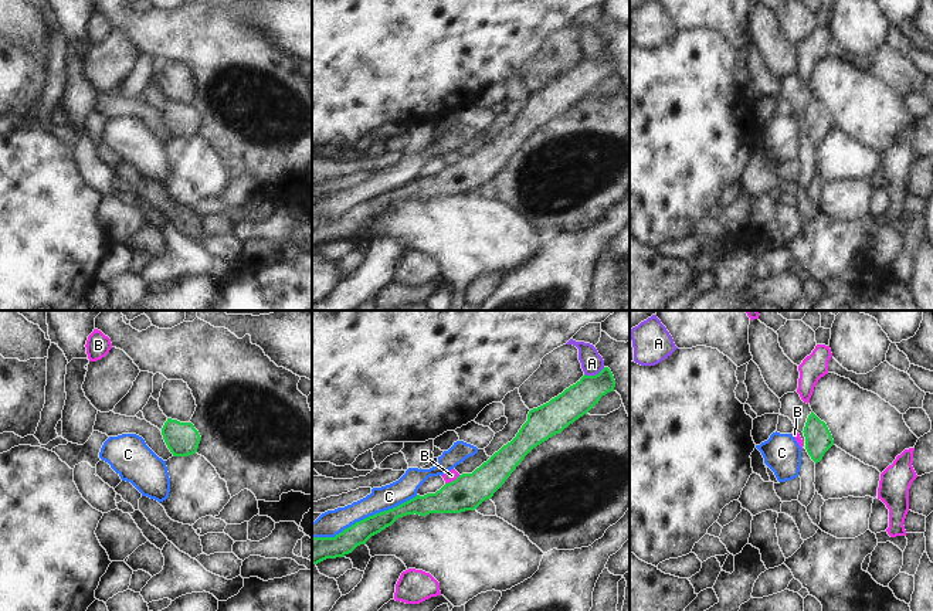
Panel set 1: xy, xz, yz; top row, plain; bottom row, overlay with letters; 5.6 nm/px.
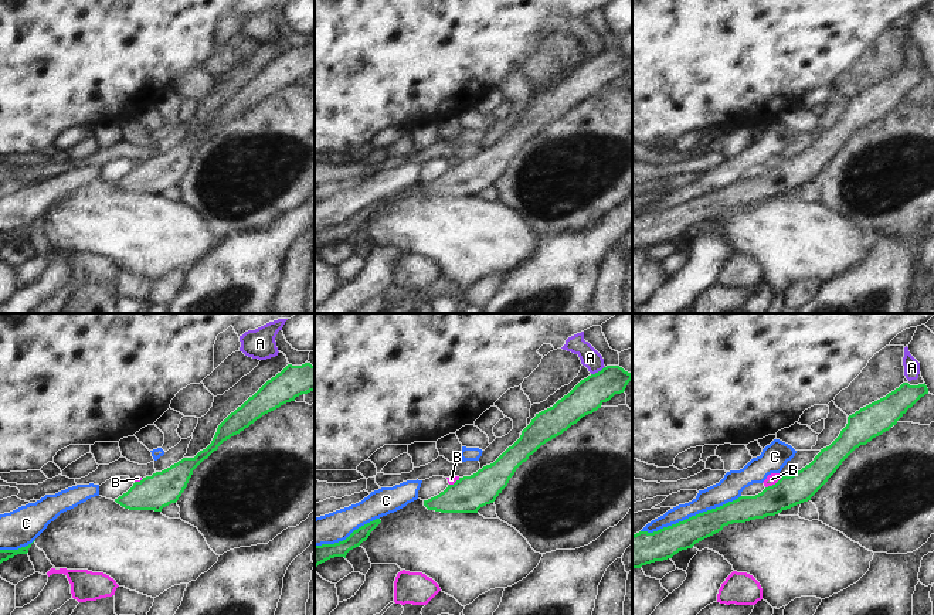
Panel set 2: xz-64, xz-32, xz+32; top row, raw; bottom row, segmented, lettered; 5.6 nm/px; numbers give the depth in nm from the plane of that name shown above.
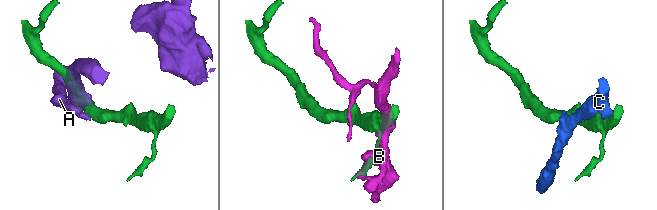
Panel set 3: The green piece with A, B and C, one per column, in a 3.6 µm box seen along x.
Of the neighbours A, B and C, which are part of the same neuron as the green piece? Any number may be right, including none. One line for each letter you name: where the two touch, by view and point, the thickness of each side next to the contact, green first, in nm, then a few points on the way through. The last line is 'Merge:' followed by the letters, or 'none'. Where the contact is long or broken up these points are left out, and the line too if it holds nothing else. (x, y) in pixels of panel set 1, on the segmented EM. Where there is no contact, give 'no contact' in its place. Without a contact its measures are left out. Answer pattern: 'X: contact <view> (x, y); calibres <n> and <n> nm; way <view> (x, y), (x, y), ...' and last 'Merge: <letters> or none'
Merge: none

